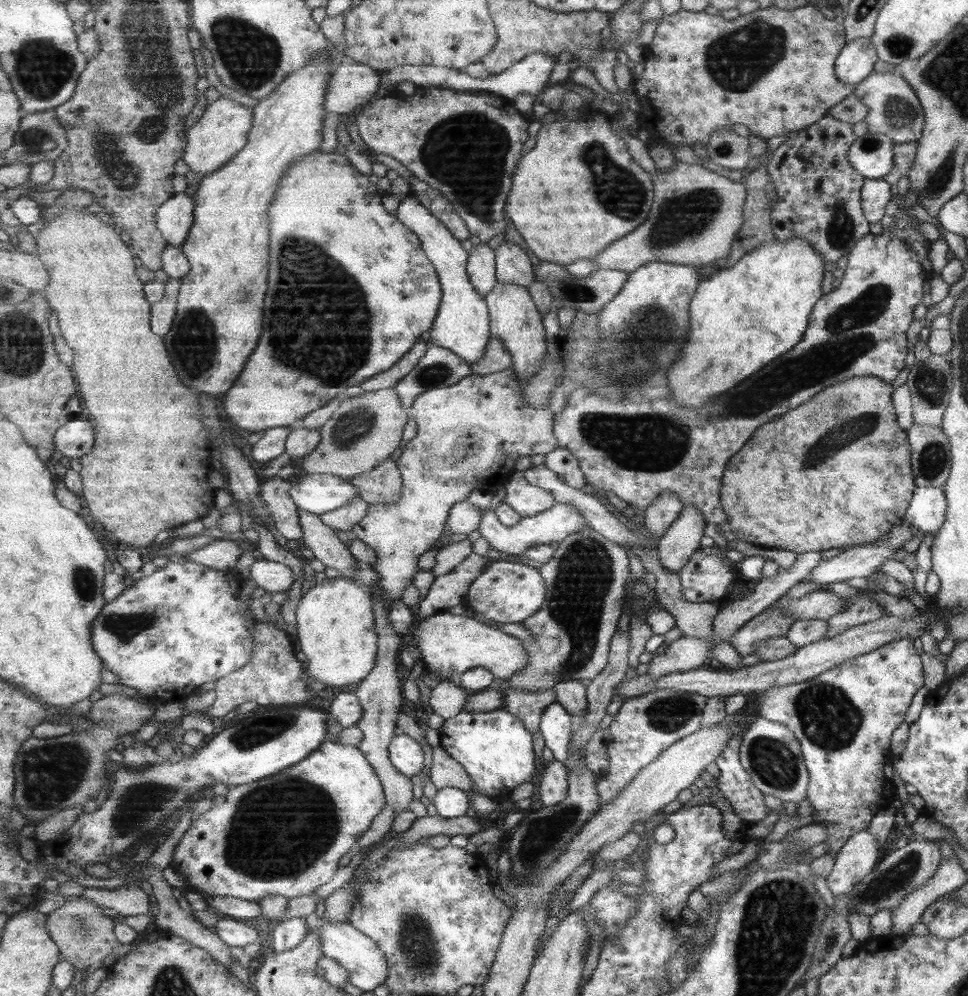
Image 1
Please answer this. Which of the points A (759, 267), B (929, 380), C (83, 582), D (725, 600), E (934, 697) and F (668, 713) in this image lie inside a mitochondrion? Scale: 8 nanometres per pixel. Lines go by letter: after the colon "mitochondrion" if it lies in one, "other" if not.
A: other
B: mitochondrion
C: mitochondrion
D: other
E: other
F: mitochondrion

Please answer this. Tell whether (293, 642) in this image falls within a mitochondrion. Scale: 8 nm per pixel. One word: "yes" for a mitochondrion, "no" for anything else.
no

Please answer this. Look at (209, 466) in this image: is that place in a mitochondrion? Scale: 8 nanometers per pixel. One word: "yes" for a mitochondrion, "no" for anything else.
no

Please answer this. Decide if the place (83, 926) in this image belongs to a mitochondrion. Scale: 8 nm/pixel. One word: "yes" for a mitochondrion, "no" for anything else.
yes

